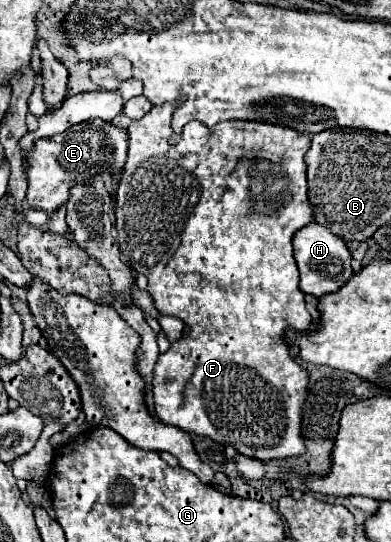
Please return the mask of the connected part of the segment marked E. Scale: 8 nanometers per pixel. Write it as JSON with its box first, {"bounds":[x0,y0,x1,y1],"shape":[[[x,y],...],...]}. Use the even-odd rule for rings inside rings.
{"bounds":[27,120,127,214],"shape":[[[89,120],[83,124],[71,126],[67,132],[37,140],[35,150],[27,154],[27,202],[35,210],[43,210],[47,214],[55,212],[61,204],[69,200],[69,188],[79,182],[87,182],[95,174],[107,174],[115,180],[115,174],[109,174],[109,158],[115,158],[117,166],[125,166],[127,158],[127,132],[117,128],[111,122]]]}

